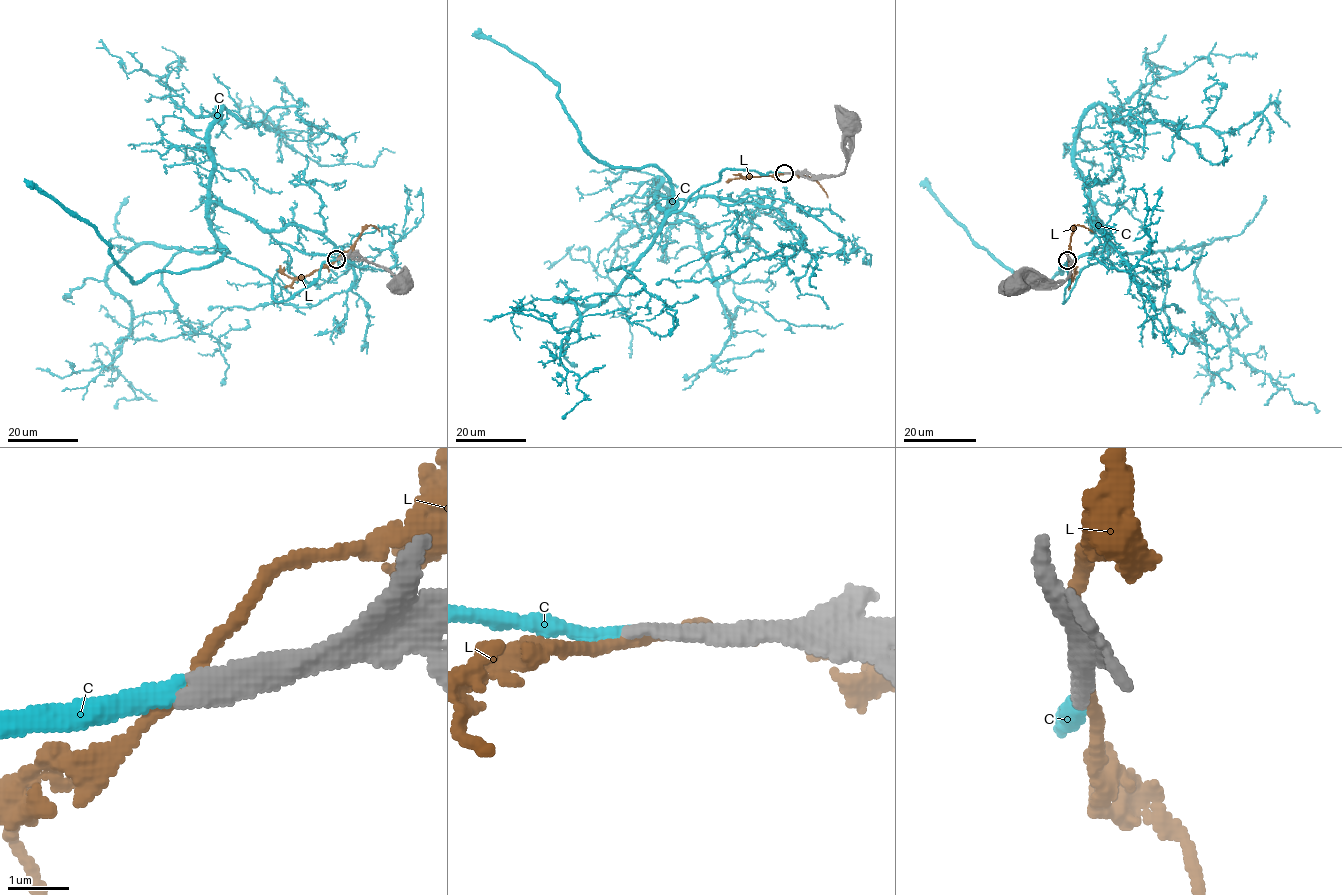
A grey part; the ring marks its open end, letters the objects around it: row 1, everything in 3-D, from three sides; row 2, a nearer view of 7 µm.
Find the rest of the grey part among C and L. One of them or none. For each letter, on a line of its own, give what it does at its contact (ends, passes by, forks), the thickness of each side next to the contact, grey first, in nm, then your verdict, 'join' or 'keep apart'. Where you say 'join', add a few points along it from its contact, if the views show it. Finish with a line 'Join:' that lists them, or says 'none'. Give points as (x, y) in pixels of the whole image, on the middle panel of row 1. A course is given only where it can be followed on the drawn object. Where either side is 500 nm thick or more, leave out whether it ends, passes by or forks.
C: it ends there; 320 nm thick on the grey side, 280 nm on the other; join; it runs (785, 172), (725, 169), (669, 215), (656, 198), (661, 179), (734, 293), (777, 320), (842, 323)
L: it passes by; 320 nm thick on the grey side, 190 nm on the other; keep apart
Join: C

